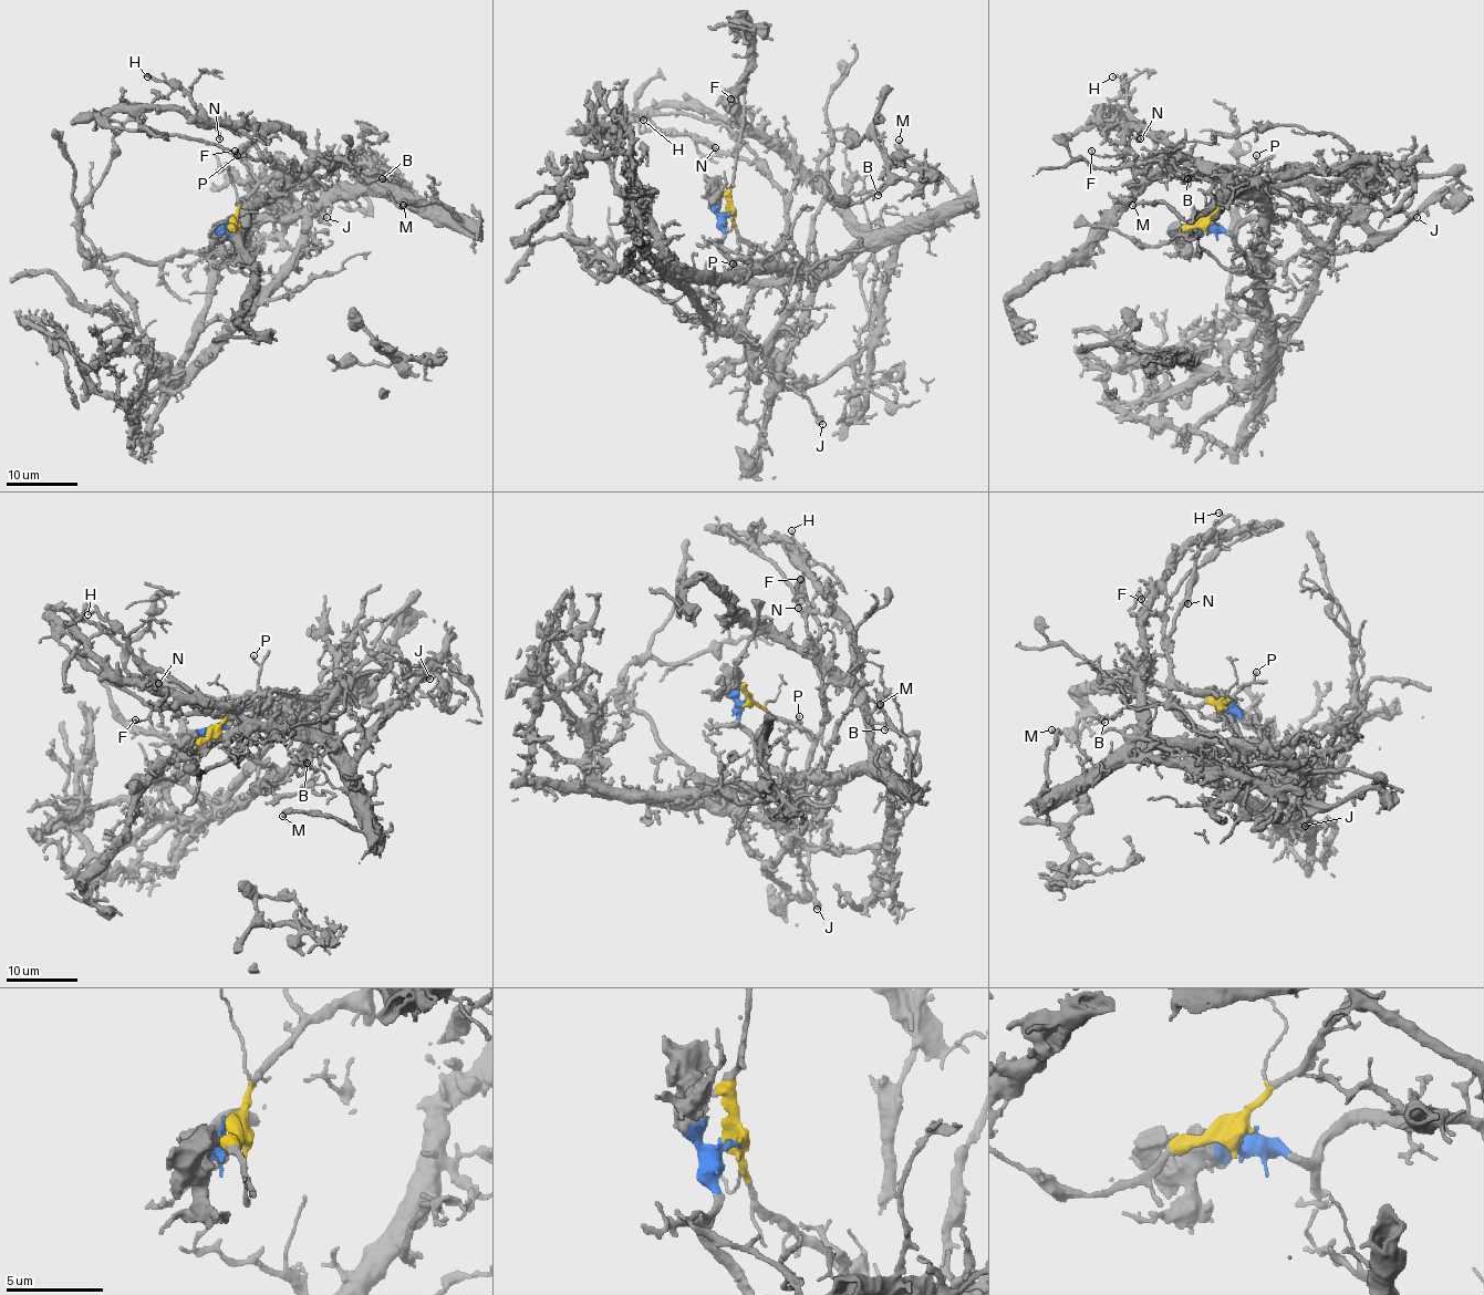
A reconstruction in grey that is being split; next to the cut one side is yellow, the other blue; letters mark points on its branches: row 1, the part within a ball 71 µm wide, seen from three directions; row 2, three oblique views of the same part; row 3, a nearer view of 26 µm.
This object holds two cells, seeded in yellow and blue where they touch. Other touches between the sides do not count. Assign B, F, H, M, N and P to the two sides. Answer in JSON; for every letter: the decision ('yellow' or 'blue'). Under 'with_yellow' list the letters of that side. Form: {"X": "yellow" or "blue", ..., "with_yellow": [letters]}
{"B": "blue", "F": "yellow", "H": "yellow", "M": "blue", "N": "yellow", "P": "yellow", "with_yellow": ["F", "H", "N", "P"]}

